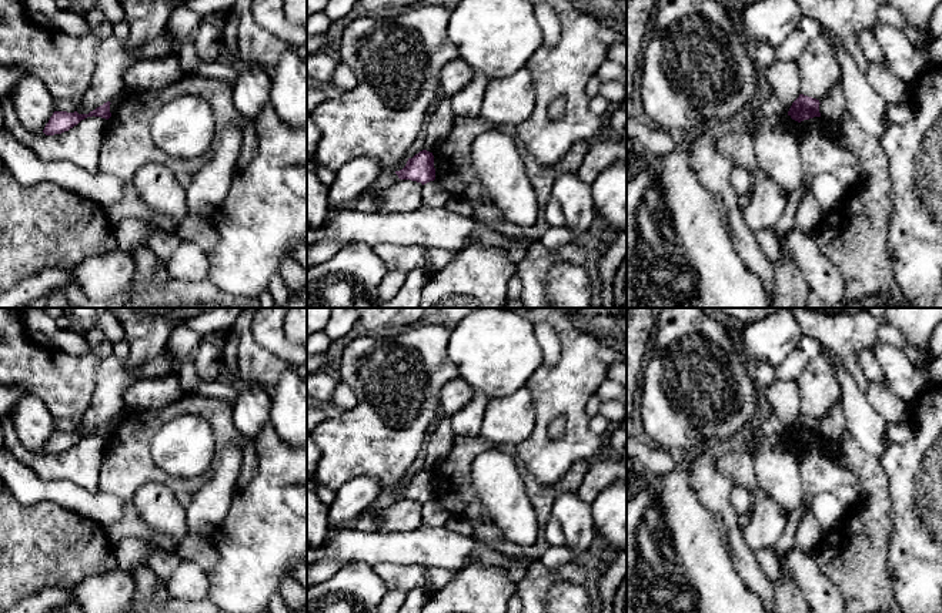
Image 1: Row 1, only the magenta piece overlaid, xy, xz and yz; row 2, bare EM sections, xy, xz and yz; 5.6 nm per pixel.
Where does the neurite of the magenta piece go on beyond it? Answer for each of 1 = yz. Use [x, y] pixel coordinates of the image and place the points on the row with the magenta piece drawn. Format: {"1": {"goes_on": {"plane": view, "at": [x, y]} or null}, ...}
{"1": {"goes_on": null}}

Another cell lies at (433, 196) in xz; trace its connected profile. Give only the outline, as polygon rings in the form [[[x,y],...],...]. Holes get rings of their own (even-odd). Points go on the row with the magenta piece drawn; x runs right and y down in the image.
[[[430,181],[422,185],[421,202],[425,208],[444,208],[451,195],[440,185],[438,181]]]

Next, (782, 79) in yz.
[[[775,58],[772,66],[764,73],[768,90],[752,105],[751,117],[746,123],[749,134],[769,117],[788,114],[792,103],[801,94],[801,74],[798,63],[779,61]]]

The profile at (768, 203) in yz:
[[[764,174],[755,177],[752,198],[744,208],[744,218],[751,231],[775,228],[782,215],[788,198],[778,188],[776,182]]]

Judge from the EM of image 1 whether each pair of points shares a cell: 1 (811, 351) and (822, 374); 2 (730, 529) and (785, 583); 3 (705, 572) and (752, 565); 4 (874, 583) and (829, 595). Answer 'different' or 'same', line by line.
1: different
2: different
3: different
4: different

